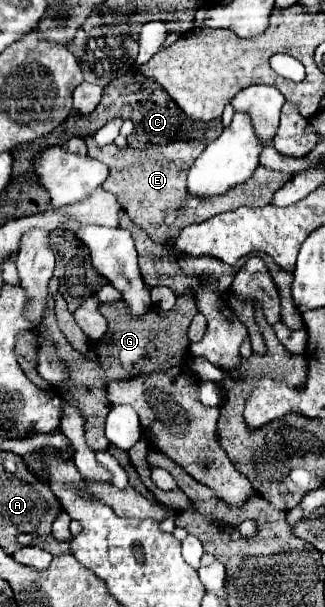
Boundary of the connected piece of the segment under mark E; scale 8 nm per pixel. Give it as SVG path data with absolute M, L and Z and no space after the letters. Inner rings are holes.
M87 137L87 147L89 147L89 157L95 157L99 161L103 161L109 167L109 177L103 183L105 191L111 191L119 197L125 213L129 215L129 219L139 225L151 241L161 243L161 245L173 245L179 231L183 231L183 227L193 225L193 223L201 223L205 219L211 219L219 213L243 207L243 205L251 205L251 207L265 207L273 201L275 191L279 191L289 179L291 175L287 173L277 173L265 167L257 167L253 177L249 177L245 183L231 187L227 193L223 195L215 195L211 199L195 199L191 195L187 195L187 185L185 185L185 175L187 175L187 167L193 163L195 155L199 155L199 151L203 151L205 143L169 143L163 147L149 147L147 151L137 151L131 147L125 149L117 149L113 143L107 145L105 149L97 149L93 137Z

